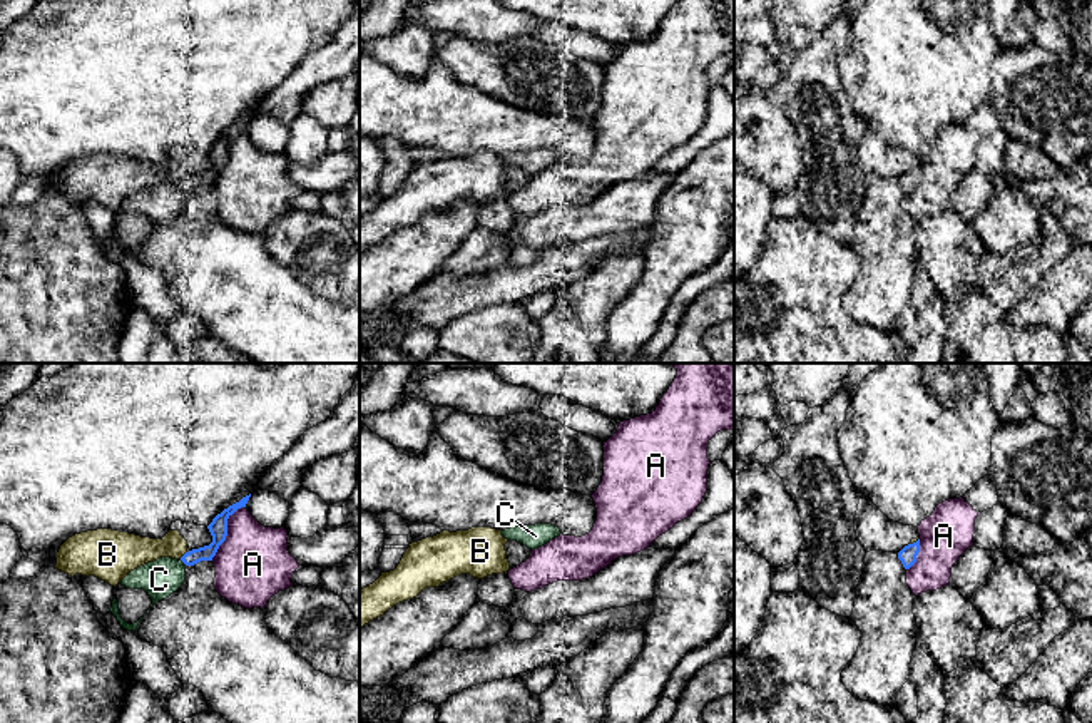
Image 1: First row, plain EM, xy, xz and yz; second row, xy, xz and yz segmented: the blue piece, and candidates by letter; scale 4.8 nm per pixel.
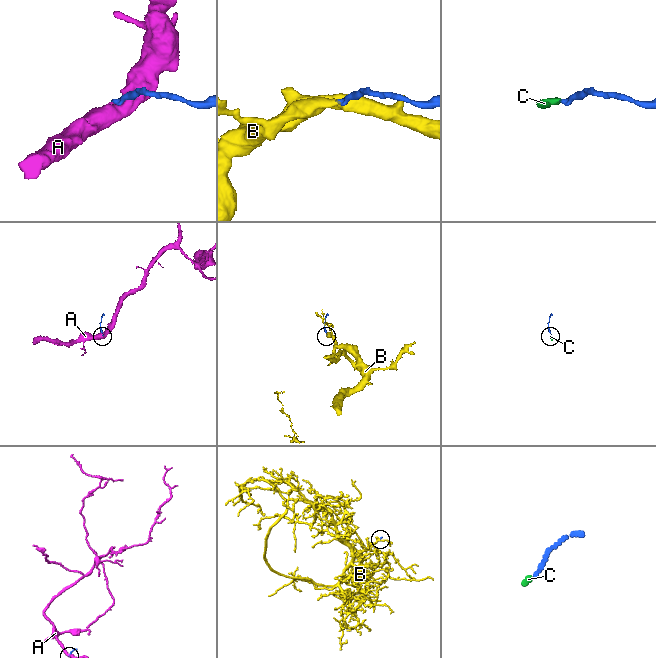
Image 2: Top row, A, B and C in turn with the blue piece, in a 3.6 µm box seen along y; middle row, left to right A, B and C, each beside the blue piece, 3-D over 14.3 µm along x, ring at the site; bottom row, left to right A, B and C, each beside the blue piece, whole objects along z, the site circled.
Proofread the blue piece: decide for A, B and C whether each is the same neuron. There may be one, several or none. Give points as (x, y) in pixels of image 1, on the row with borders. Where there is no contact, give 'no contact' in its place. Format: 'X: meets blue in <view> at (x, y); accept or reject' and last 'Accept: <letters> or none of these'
A: meets blue in xy at (226, 531); reject
B: meets blue in xy at (184, 554); reject
C: meets blue in xy at (183, 561); accept
Accept: C

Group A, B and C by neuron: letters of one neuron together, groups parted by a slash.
A / B / C

